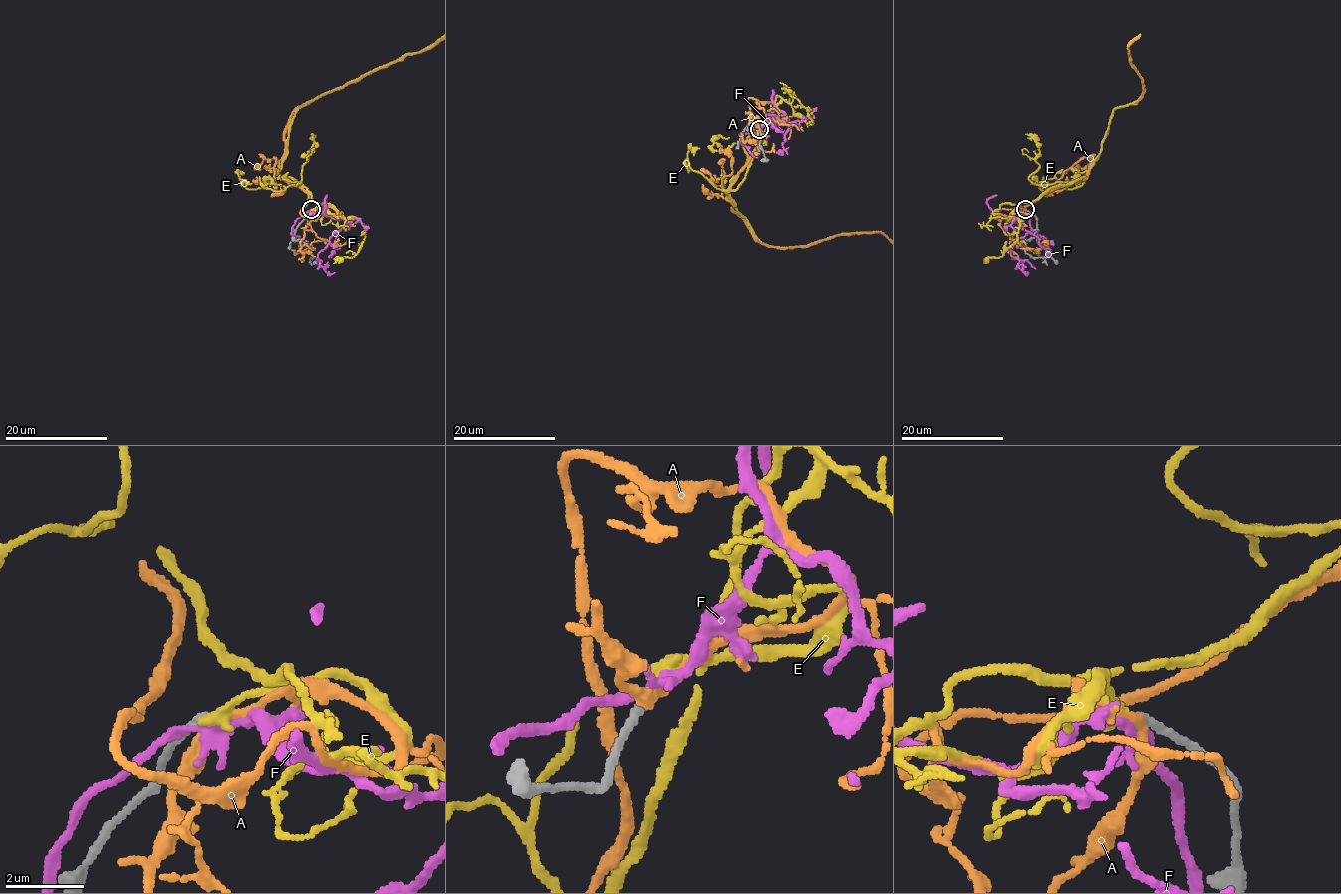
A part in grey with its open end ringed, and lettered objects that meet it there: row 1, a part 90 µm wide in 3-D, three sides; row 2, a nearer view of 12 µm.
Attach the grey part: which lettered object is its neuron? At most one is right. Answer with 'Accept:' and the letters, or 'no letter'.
Accept: no letter

